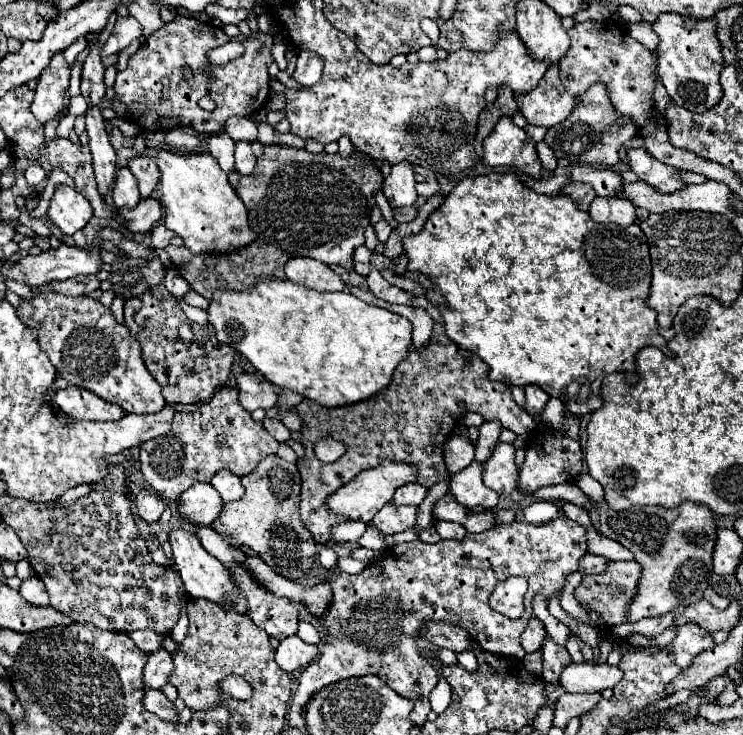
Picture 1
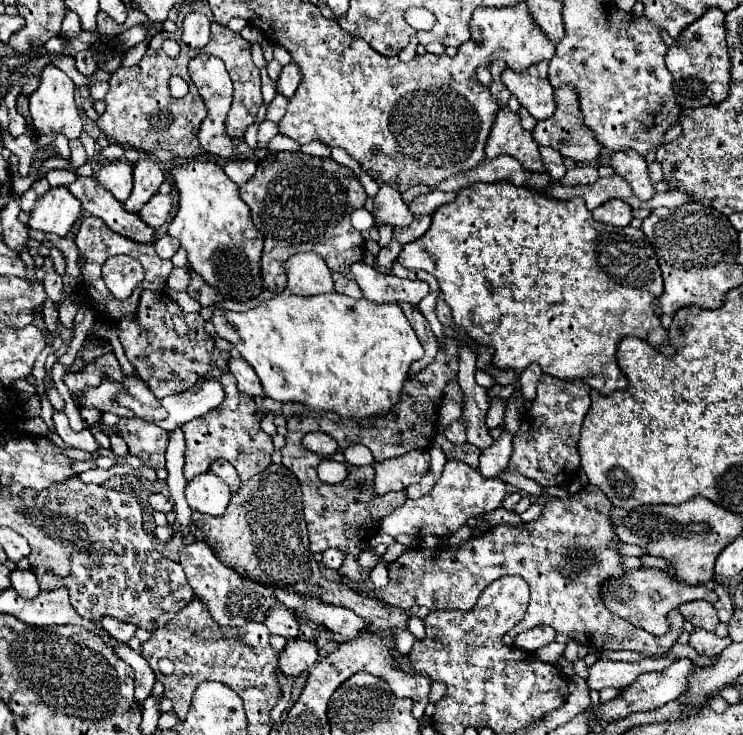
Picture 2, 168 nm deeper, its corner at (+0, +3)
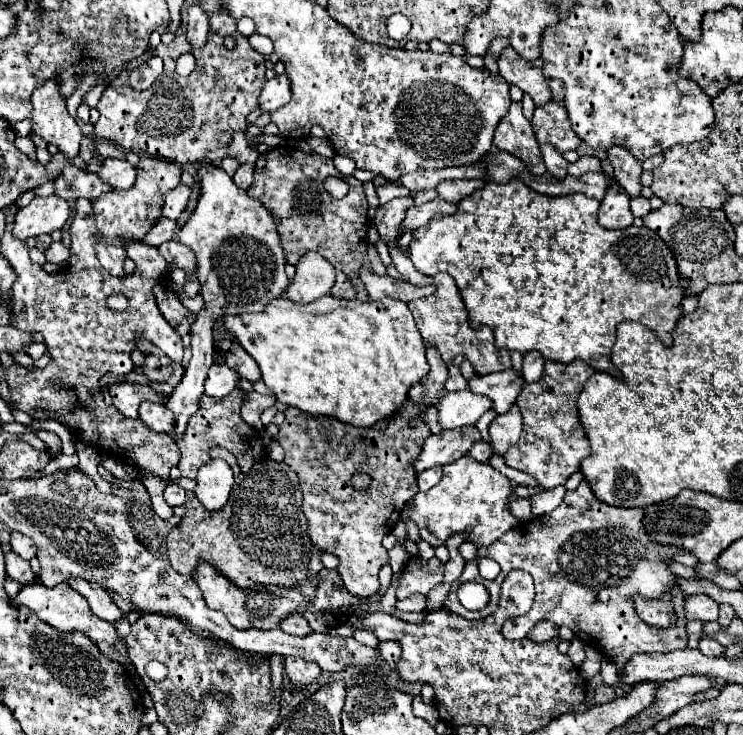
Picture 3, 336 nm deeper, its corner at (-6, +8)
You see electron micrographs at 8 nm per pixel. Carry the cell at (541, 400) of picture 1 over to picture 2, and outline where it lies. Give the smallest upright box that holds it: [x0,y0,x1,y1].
[520,365,542,401]

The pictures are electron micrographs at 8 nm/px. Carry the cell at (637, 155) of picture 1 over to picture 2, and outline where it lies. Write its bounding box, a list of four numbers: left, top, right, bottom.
[610,149,656,201]

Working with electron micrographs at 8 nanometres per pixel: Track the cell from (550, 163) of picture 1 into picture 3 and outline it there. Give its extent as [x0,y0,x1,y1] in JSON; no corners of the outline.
[540,144,568,180]

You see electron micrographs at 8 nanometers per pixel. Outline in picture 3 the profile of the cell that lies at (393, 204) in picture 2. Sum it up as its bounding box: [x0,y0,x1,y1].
[374,196,414,252]

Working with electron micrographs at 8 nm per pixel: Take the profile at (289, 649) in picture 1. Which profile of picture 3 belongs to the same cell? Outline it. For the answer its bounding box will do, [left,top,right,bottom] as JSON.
[284,656,320,686]

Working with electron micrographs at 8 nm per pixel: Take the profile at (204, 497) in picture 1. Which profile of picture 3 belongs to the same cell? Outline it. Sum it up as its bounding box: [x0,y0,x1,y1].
[194,460,234,510]

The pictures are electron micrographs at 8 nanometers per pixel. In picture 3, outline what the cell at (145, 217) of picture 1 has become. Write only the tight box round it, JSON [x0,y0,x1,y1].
[162,184,192,220]

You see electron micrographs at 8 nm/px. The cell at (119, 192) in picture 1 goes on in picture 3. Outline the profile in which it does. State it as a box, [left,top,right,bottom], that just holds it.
[98,158,136,190]

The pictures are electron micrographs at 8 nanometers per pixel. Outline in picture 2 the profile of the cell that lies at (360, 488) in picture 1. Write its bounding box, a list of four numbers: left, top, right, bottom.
[374,451,430,495]

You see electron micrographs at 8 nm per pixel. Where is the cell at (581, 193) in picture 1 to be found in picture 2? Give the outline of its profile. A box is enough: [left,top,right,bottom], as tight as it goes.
[560,165,598,185]

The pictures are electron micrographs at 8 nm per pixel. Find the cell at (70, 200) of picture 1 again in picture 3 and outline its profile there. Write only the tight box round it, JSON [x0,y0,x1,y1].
[14,196,70,240]

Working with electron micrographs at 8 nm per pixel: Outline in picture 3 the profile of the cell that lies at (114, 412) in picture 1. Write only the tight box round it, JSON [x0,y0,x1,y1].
[110,382,166,418]

